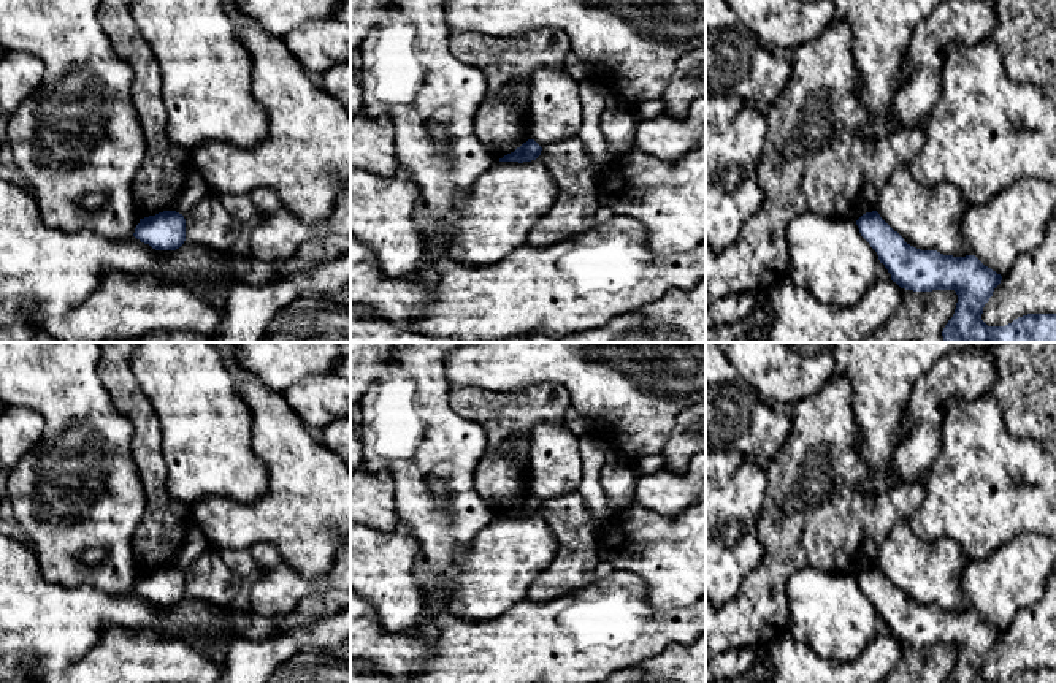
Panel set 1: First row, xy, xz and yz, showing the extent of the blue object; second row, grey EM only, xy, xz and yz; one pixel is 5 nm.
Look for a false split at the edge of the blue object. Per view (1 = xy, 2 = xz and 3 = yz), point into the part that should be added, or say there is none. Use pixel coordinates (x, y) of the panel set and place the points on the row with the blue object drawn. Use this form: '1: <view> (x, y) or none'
1: none
2: none
3: none

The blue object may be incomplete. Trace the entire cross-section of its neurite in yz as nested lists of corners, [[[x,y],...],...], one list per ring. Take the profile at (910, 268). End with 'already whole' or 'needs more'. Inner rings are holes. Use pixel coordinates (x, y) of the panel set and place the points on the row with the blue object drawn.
[[[877,211],[863,214],[856,225],[901,288],[956,292],[958,303],[942,331],[943,342],[1056,342],[1056,314],[1027,314],[1005,326],[988,326],[981,320],[983,307],[1002,276],[975,255],[953,257],[916,249]]]; already whole

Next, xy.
[[[163,211],[140,219],[133,236],[155,250],[176,250],[186,241],[186,219],[176,211]]]; already whole

